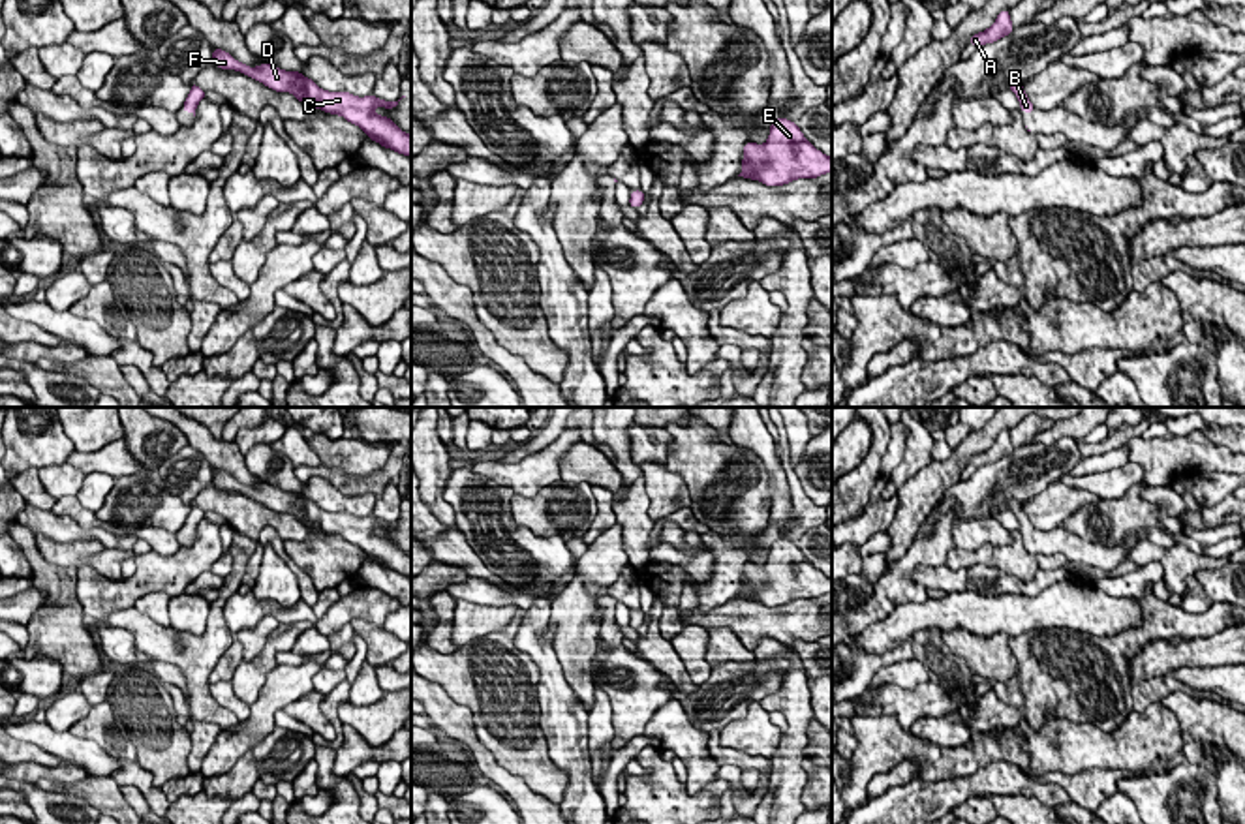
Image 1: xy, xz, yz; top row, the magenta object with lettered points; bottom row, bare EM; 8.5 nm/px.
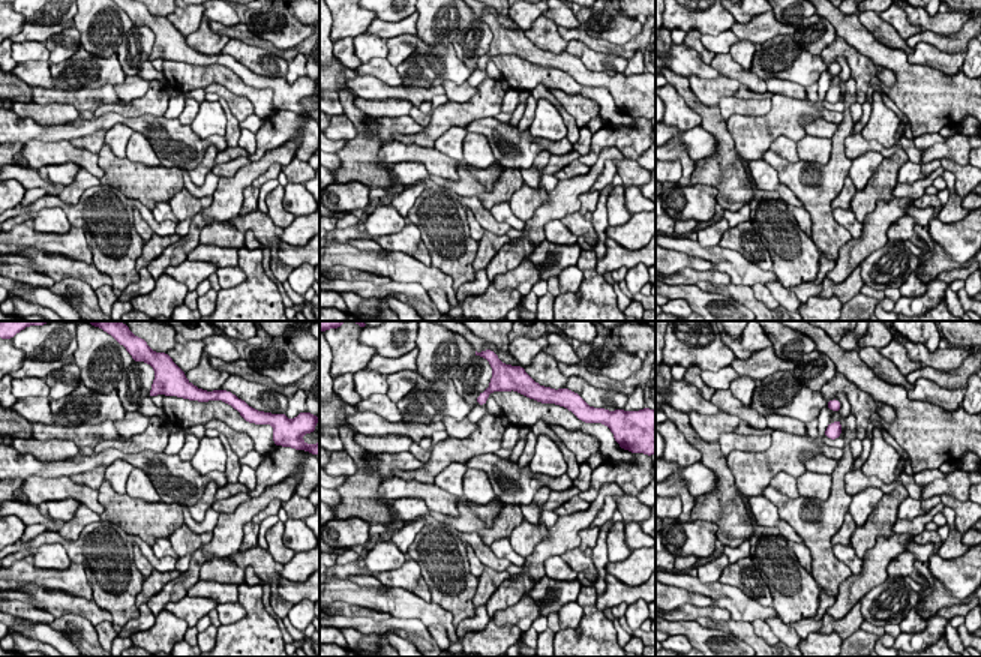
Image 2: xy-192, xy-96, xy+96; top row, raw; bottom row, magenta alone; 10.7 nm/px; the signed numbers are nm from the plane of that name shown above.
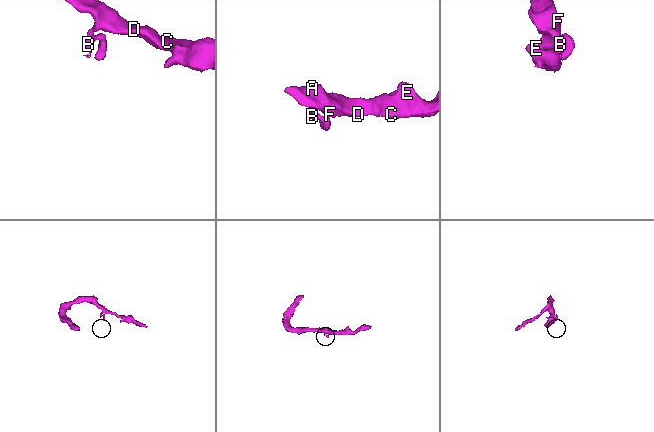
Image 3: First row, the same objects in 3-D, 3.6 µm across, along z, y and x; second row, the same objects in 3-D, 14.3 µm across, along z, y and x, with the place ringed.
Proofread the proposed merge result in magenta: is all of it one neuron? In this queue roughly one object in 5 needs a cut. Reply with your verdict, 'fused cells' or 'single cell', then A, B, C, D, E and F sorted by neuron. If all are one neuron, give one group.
single cell; groups A B C D E F

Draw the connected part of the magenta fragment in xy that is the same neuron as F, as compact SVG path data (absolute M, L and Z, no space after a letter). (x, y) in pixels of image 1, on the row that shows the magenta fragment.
M212 49L212 64L220 69L237 69L276 92L291 92L306 107L319 107L325 113L340 114L359 126L372 141L398 154L411 154L411 135L402 131L391 118L374 113L376 107L394 109L398 101L377 99L376 96L357 98L349 92L327 92L302 71L284 71L263 62L257 68L244 66L222 49Z

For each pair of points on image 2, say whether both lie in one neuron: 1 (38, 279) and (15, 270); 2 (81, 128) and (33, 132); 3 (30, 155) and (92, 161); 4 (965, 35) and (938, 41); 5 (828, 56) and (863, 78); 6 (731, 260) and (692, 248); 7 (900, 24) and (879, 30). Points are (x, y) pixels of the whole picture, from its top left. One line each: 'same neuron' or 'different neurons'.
1: same neuron
2: same neuron
3: same neuron
4: same neuron
5: same neuron
6: same neuron
7: different neurons

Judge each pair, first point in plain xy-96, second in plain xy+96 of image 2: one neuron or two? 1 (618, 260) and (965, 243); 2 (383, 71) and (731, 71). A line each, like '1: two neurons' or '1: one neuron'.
1: two neurons
2: one neuron

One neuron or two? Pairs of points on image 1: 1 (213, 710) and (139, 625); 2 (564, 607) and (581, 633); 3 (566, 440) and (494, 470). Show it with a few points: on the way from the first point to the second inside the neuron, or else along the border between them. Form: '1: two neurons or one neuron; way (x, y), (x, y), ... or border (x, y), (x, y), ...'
1: one neuron; way (198, 687), (198, 674), (162, 642)
2: one neuron; way (569, 612), (575, 627)
3: one neuron; way (549, 457), (534, 472), (511, 472)

